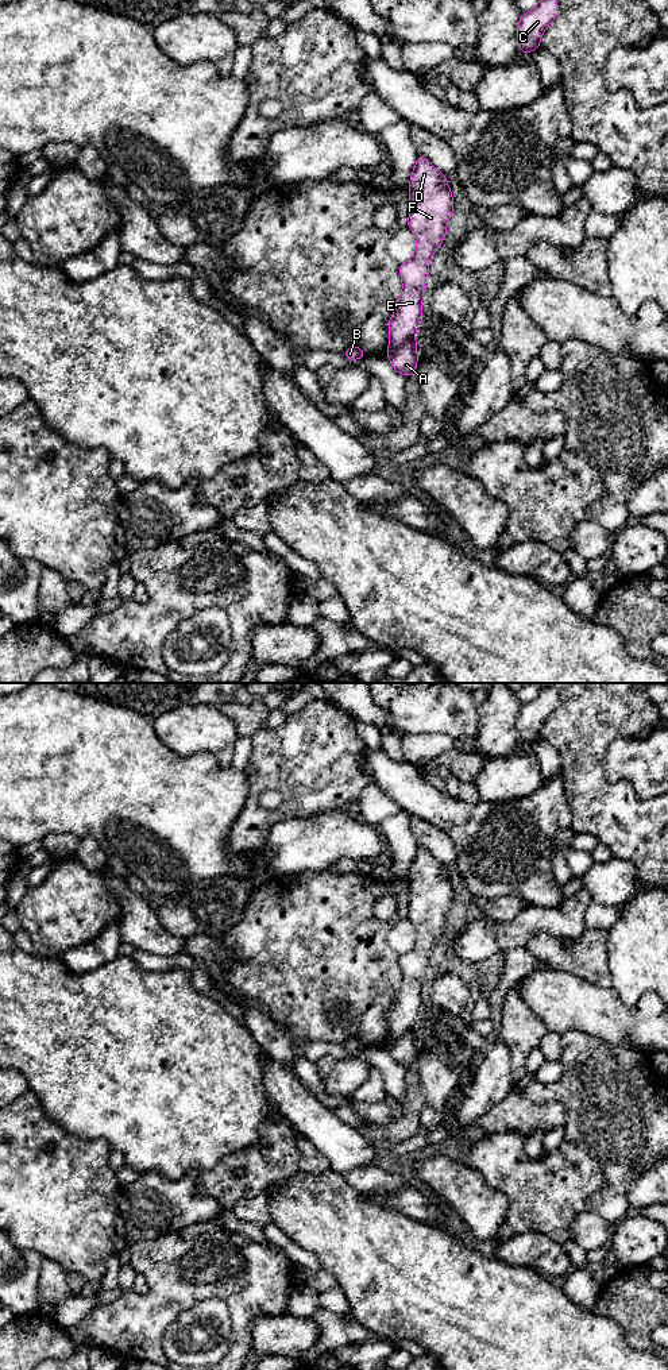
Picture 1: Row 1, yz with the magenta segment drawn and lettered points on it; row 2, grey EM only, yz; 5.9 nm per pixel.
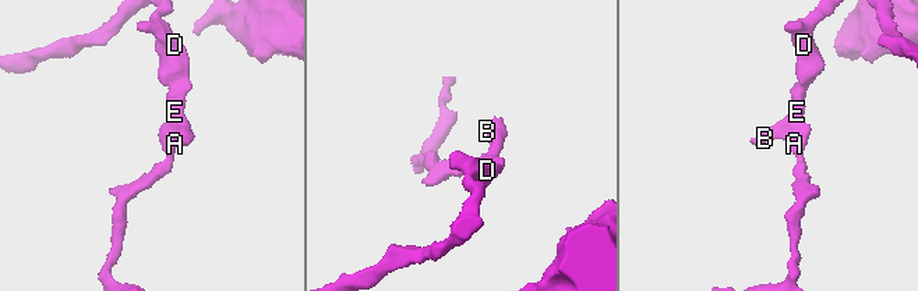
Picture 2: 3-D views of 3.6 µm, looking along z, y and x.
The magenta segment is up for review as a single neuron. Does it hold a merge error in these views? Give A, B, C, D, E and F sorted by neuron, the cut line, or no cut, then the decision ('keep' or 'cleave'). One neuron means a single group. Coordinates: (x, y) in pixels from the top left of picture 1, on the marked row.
groups A / B C D E F; cut yz (413, 334), (389, 357); cleave

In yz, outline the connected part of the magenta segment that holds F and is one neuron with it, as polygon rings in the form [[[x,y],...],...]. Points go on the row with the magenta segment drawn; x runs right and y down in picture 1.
[[[417,155],[409,192],[408,228],[414,234],[417,246],[414,255],[399,265],[402,293],[389,319],[389,350],[385,355],[387,358],[417,331],[424,309],[422,297],[429,262],[441,246],[453,213],[453,198],[445,174],[422,155]]]

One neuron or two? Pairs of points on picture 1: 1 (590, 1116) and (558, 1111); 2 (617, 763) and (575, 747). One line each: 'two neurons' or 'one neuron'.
1: two neurons
2: two neurons

